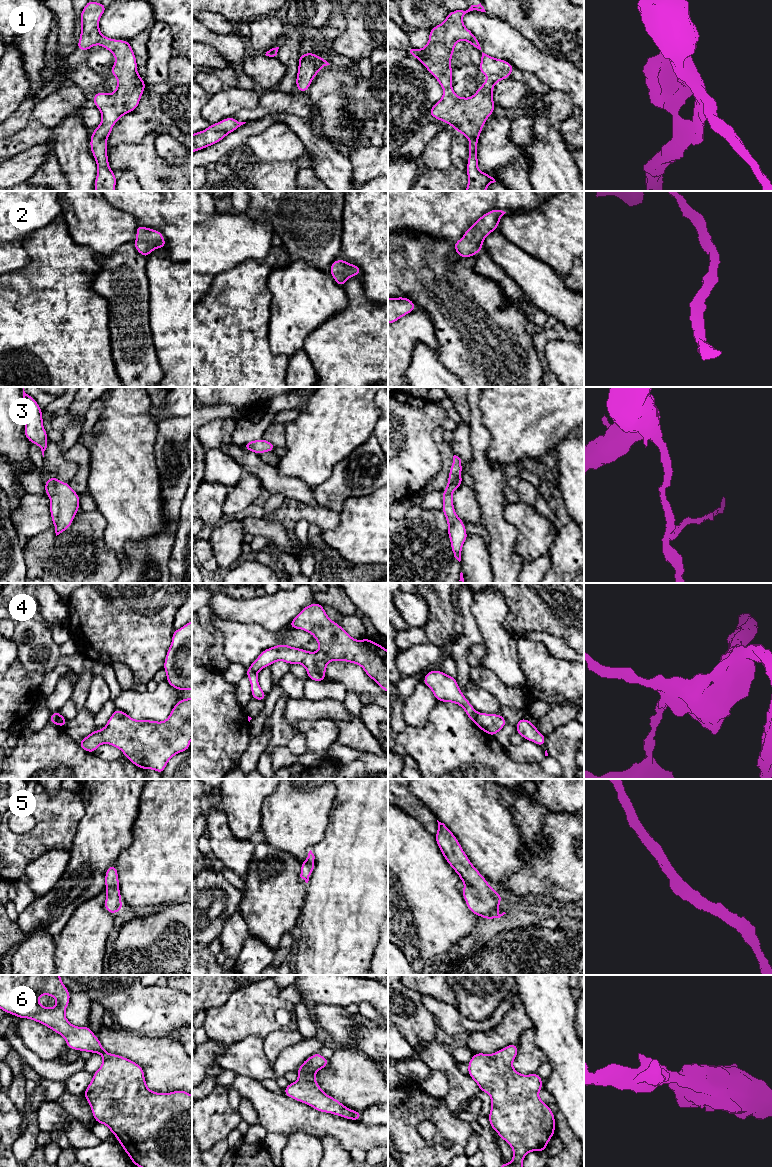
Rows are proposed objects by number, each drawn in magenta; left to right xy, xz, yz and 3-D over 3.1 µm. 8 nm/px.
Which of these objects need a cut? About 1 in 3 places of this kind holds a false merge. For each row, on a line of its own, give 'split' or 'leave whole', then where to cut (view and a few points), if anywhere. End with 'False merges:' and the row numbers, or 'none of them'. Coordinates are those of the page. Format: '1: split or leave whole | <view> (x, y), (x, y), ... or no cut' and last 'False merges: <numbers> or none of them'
1: leave whole | no cut
2: leave whole | no cut
3: leave whole | no cut
4: split | xy (54, 712), (60, 725)
5: leave whole | no cut
6: leave whole | no cut
False merges: 4

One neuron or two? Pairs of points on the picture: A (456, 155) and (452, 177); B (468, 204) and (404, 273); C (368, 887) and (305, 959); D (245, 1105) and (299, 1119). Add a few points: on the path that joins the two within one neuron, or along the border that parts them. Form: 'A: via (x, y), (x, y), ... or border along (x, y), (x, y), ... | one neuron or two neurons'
A: via (456, 160), (454, 172) | one neuron
B: border along (413, 231), (444, 238), (453, 243) | two neurons
C: via (350, 905), (343, 912), (340, 924), (323, 941) | one neuron
D: border along (241, 1098), (247, 1099), (252, 1105), (258, 1122) | two neurons

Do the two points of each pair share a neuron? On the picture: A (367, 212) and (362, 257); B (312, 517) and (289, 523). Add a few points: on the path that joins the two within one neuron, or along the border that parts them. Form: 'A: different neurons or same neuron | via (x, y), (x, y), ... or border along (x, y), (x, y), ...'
A: same neuron | via (367, 223), (367, 246)
B: same neuron | via (306, 516), (295, 517)

